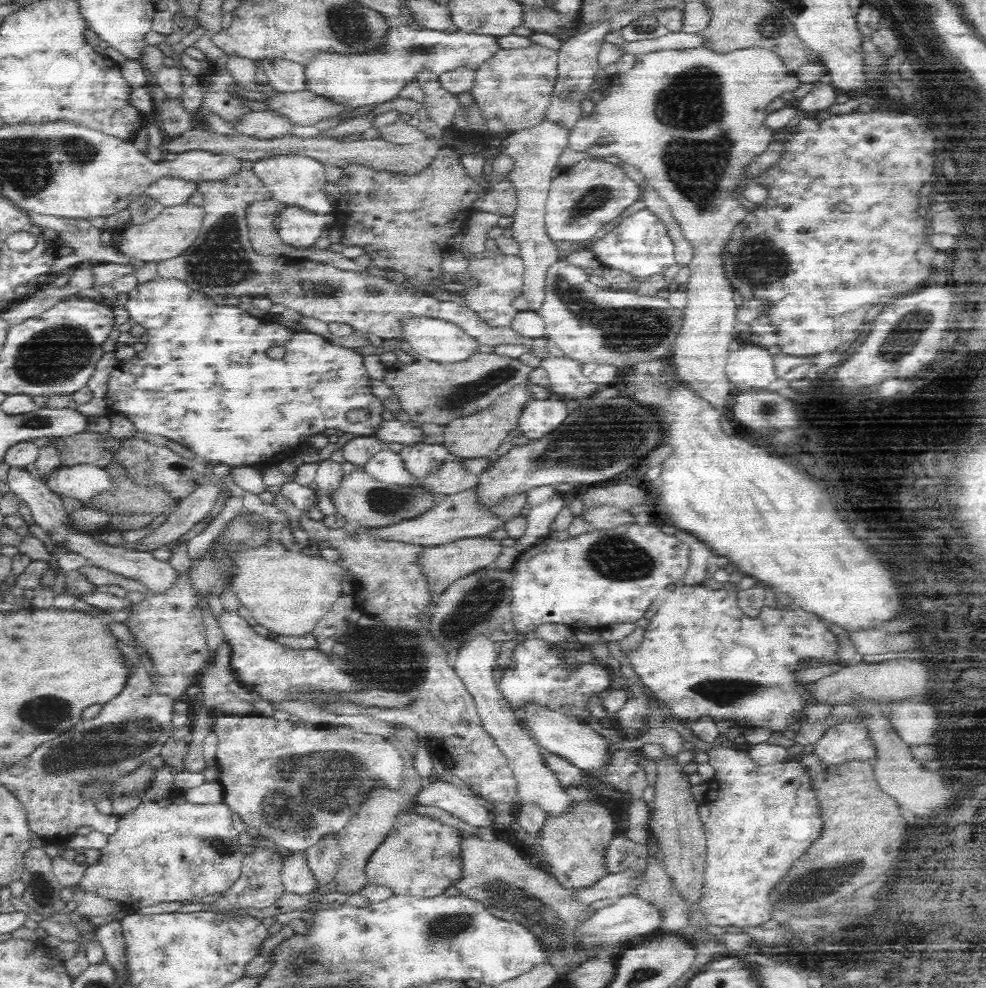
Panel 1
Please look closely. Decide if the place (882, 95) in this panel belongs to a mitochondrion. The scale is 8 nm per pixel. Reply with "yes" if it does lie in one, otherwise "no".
no

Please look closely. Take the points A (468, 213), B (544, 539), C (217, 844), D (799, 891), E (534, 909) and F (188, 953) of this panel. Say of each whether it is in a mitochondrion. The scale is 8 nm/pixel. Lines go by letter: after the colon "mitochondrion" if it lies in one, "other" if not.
A: other
B: other
C: mitochondrion
D: mitochondrion
E: mitochondrion
F: other

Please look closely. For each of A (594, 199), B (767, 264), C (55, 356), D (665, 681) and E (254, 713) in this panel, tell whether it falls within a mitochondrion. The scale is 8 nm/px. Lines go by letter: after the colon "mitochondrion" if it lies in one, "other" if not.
A: mitochondrion
B: mitochondrion
C: mitochondrion
D: other
E: other

